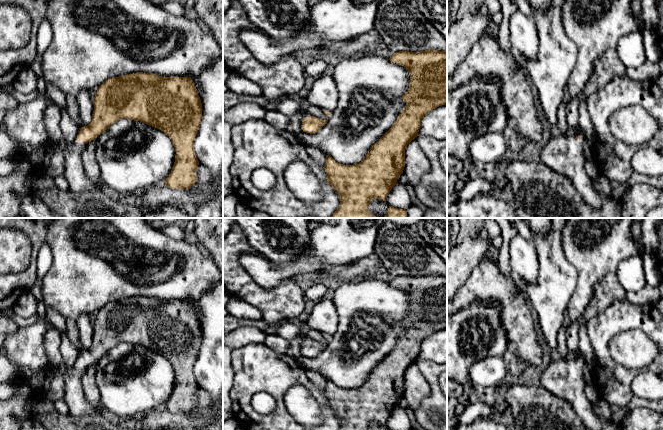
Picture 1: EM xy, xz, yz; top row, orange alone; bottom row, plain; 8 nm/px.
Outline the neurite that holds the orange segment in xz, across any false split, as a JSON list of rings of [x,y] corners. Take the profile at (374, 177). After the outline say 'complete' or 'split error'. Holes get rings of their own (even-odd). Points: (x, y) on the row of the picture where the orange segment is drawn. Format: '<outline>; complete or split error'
[[[401,51],[394,53],[389,60],[404,66],[409,72],[409,89],[402,96],[406,106],[392,127],[370,148],[360,163],[343,165],[326,155],[324,166],[326,182],[338,192],[340,197],[339,208],[330,218],[379,218],[369,211],[370,201],[377,198],[386,202],[388,194],[403,173],[405,149],[418,136],[423,117],[431,110],[447,104],[446,51]]]; complete

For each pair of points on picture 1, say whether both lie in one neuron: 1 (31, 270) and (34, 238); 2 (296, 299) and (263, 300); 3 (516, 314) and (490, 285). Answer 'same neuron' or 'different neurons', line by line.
1: same neuron
2: same neuron
3: same neuron

